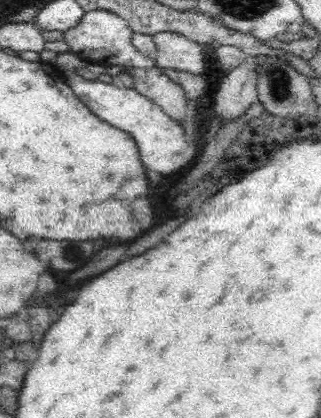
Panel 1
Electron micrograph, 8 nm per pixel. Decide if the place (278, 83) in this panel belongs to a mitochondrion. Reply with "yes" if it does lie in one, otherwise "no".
yes

